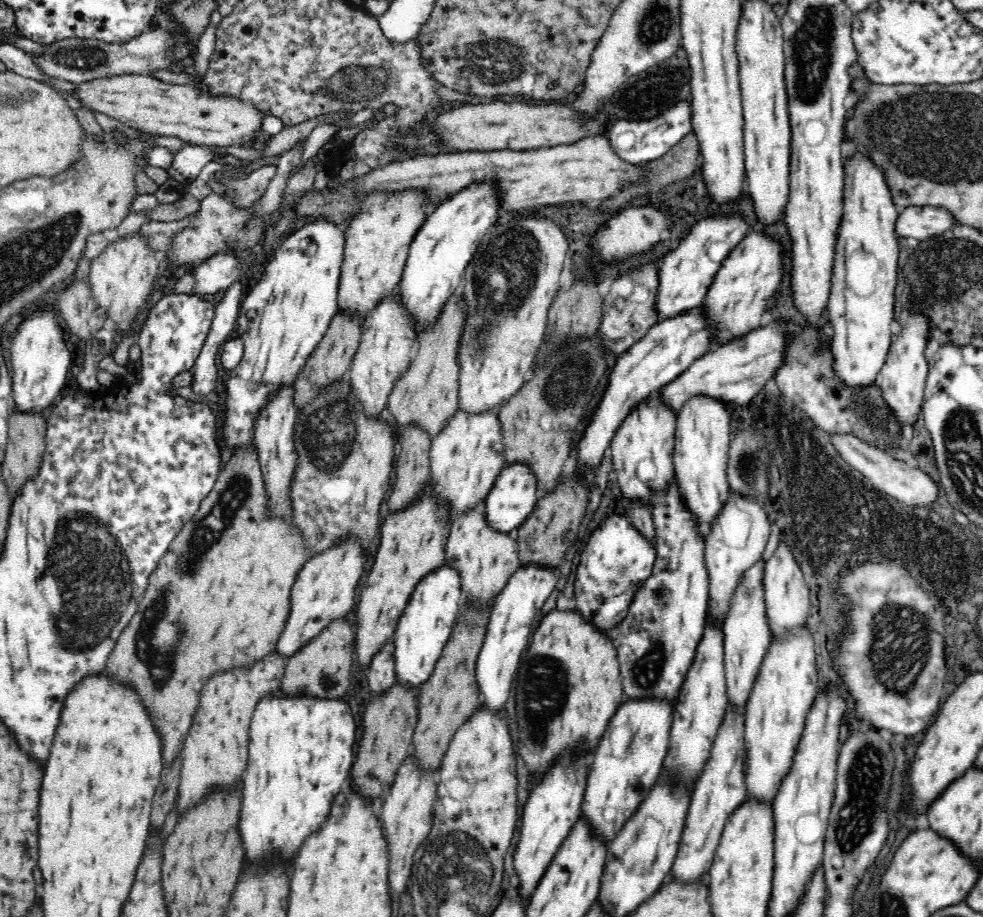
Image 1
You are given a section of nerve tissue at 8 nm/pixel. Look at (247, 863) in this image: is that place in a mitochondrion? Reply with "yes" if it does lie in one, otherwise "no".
no

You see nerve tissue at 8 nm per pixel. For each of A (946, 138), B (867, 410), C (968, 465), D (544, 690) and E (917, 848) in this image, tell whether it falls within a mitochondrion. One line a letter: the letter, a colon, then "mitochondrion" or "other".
A: mitochondrion
B: mitochondrion
C: mitochondrion
D: mitochondrion
E: other

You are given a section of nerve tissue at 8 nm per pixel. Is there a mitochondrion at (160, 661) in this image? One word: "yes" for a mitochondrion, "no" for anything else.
yes

